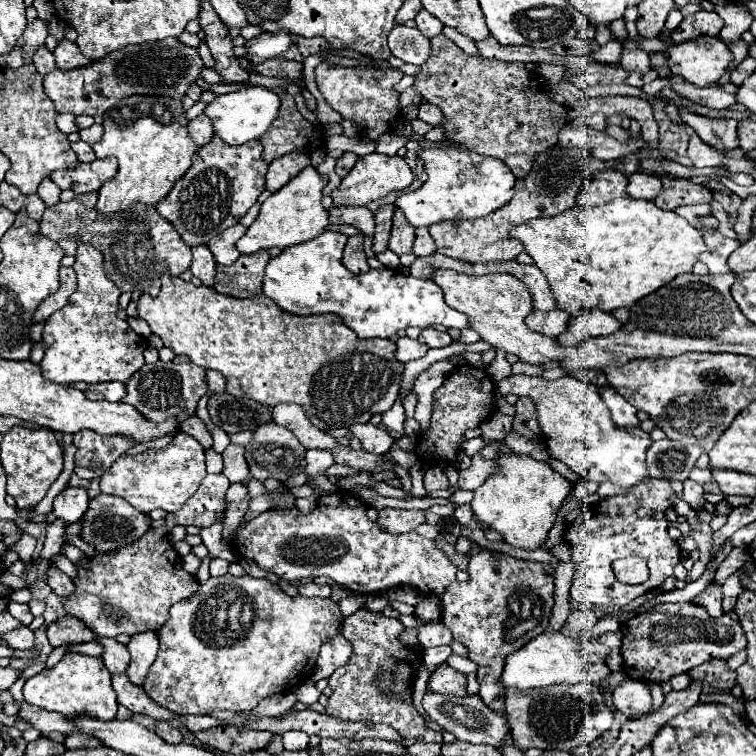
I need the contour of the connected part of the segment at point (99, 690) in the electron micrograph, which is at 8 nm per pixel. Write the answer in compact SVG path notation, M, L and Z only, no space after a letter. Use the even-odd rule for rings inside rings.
M69 652L65 654L55 668L43 670L37 676L29 678L23 686L25 702L53 710L59 714L91 714L99 720L113 720L117 714L117 698L111 688L111 674L105 670L101 658Z

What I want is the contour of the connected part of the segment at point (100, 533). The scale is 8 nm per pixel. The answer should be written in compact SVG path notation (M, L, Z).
M99 494L89 502L89 510L81 520L81 538L91 544L99 552L109 552L119 546L131 544L137 538L141 538L151 528L151 520L147 514L135 510L129 502L125 502L119 496L107 496Z

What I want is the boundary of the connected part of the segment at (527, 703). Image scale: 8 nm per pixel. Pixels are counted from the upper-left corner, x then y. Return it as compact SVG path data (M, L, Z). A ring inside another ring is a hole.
M591 682L583 684L559 684L537 690L507 690L505 696L507 720L511 724L511 736L521 750L565 750L571 752L581 744L595 742L613 724L613 710L605 704L599 686Z

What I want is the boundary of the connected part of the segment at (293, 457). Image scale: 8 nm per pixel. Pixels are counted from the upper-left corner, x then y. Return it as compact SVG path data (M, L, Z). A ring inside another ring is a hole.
M267 422L267 426L259 426L257 430L253 430L251 442L245 446L245 460L253 478L261 482L265 478L281 478L281 482L285 482L287 478L295 476L295 472L299 474L305 470L305 446L301 446L291 430L285 430L275 422Z

